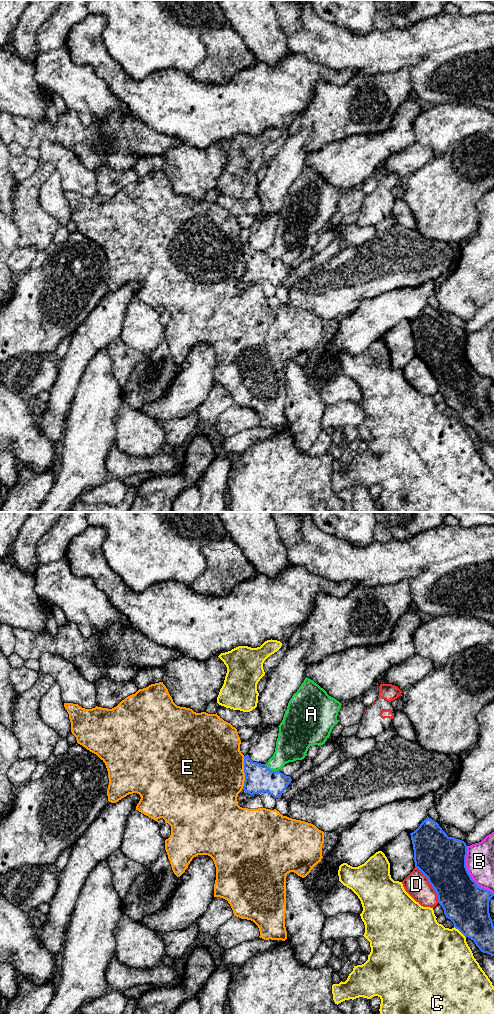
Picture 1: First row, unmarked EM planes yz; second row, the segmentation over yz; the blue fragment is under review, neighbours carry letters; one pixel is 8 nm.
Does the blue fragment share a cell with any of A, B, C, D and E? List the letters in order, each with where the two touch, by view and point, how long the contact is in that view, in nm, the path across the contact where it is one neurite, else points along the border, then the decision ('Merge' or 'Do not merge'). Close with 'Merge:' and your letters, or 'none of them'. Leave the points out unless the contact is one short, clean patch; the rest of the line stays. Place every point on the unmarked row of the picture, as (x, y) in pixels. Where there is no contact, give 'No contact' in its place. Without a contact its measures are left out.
A: Touches blue at yz (271, 258). Shared border 130 nm. Do not merge
B: Touches blue at yz (468, 361). Shared border 440 nm. Do not merge
C: Touches blue at yz (460, 419). Shared border 130 nm. Do not merge
D: Touches blue at yz (430, 371). Shared border 360 nm. Do not merge
E: Touches blue at yz (244, 260). Shared border 260 nm. Do not merge
Merge: none of them

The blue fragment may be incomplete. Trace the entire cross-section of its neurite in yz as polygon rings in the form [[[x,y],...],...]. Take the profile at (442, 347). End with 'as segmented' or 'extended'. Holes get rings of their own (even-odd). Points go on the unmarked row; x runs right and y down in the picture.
[[[428,304],[410,323],[414,338],[415,355],[428,366],[429,371],[435,377],[438,390],[442,394],[446,406],[450,407],[454,415],[465,425],[473,428],[481,440],[494,444],[494,414],[489,401],[489,388],[494,382],[479,375],[469,362],[466,355],[466,331],[454,325],[448,325],[439,312]]]; as segmented

